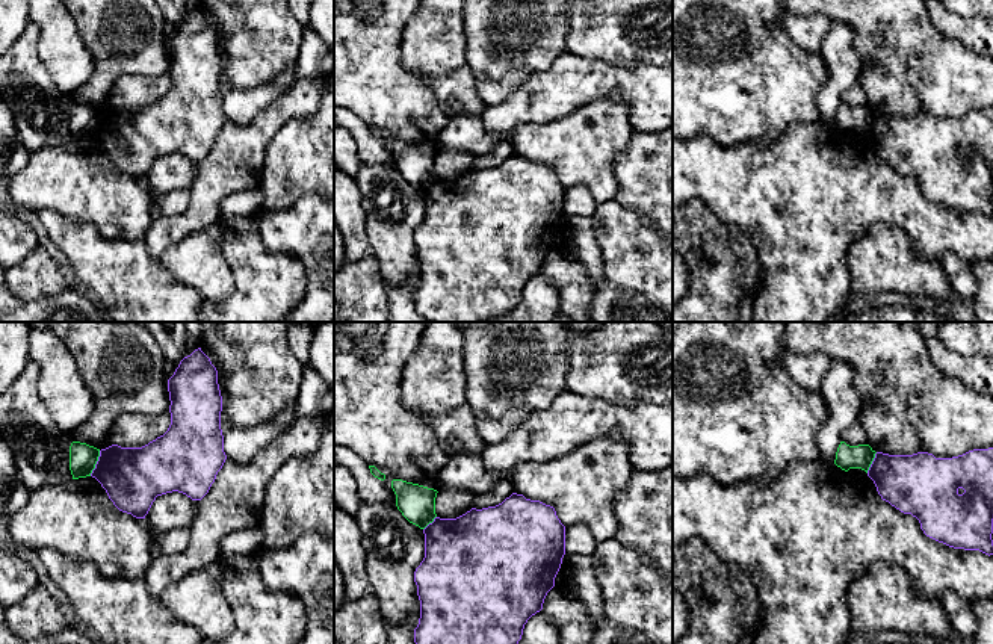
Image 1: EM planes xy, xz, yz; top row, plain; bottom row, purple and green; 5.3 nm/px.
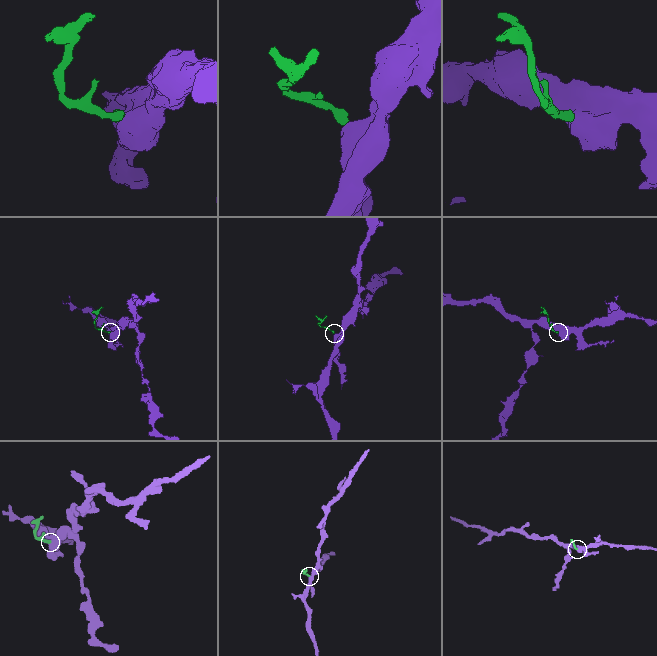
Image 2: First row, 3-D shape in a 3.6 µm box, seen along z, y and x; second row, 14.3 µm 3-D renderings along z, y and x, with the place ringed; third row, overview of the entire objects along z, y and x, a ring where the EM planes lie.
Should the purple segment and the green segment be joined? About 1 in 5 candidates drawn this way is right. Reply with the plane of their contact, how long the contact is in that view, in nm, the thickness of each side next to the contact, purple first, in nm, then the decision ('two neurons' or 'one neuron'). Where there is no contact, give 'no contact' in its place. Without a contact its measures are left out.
contact in xy; length 150 nm; calibres 320 and 140 nm; two neurons

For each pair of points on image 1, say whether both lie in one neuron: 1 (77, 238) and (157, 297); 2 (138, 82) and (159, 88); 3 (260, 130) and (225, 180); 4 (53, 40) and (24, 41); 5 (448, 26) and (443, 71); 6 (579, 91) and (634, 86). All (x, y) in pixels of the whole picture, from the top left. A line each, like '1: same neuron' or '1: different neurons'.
1: same neuron
2: same neuron
3: same neuron
4: different neurons
5: same neuron
6: same neuron

